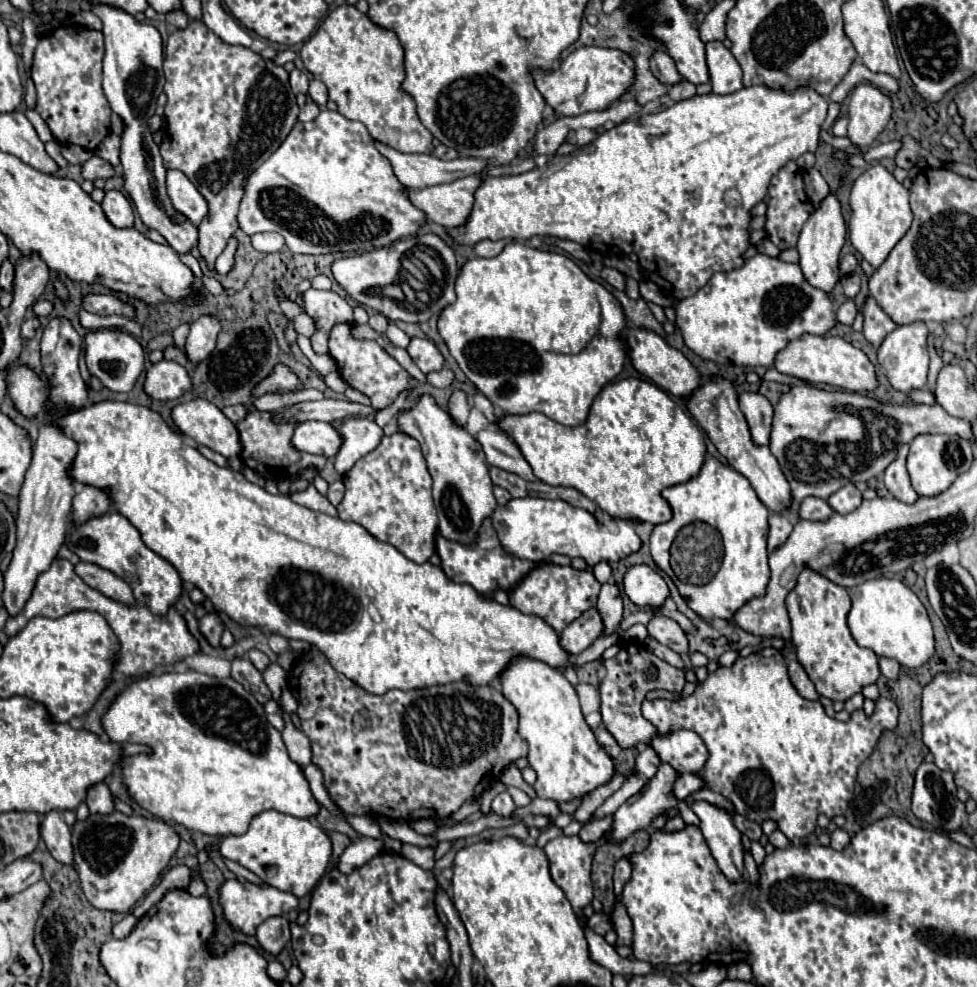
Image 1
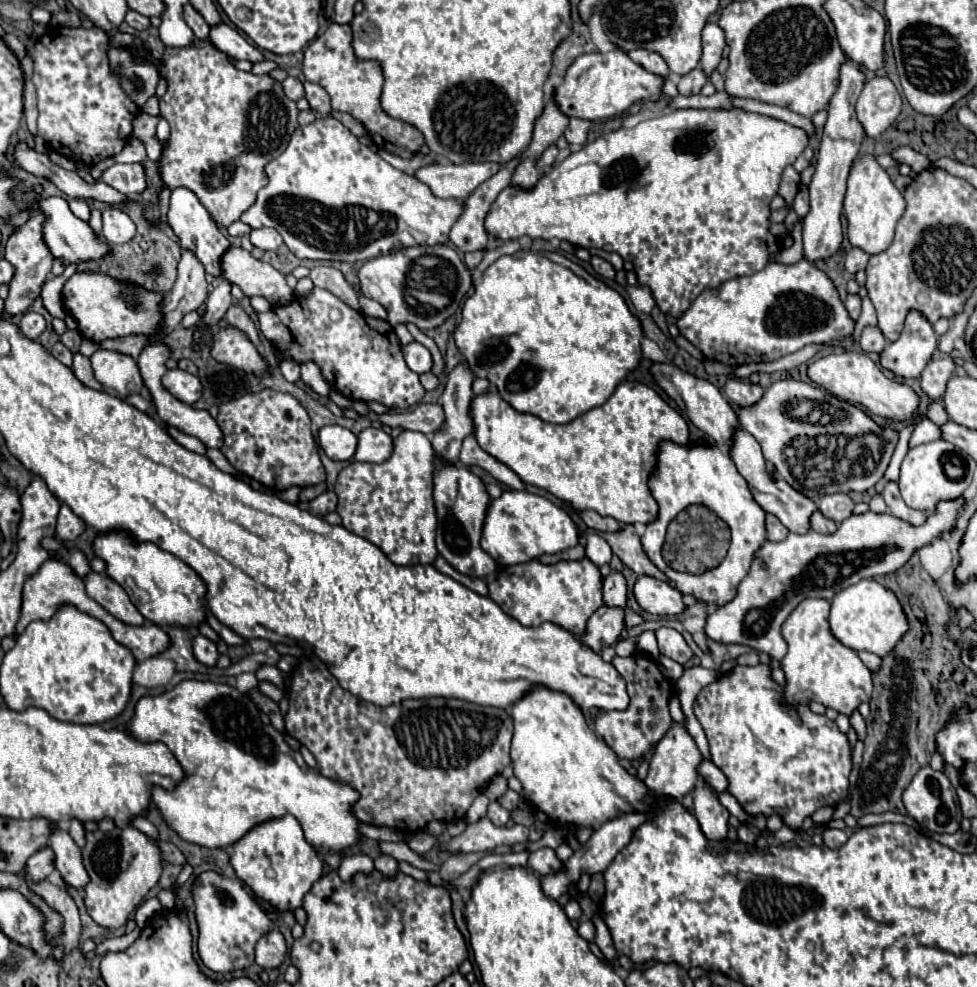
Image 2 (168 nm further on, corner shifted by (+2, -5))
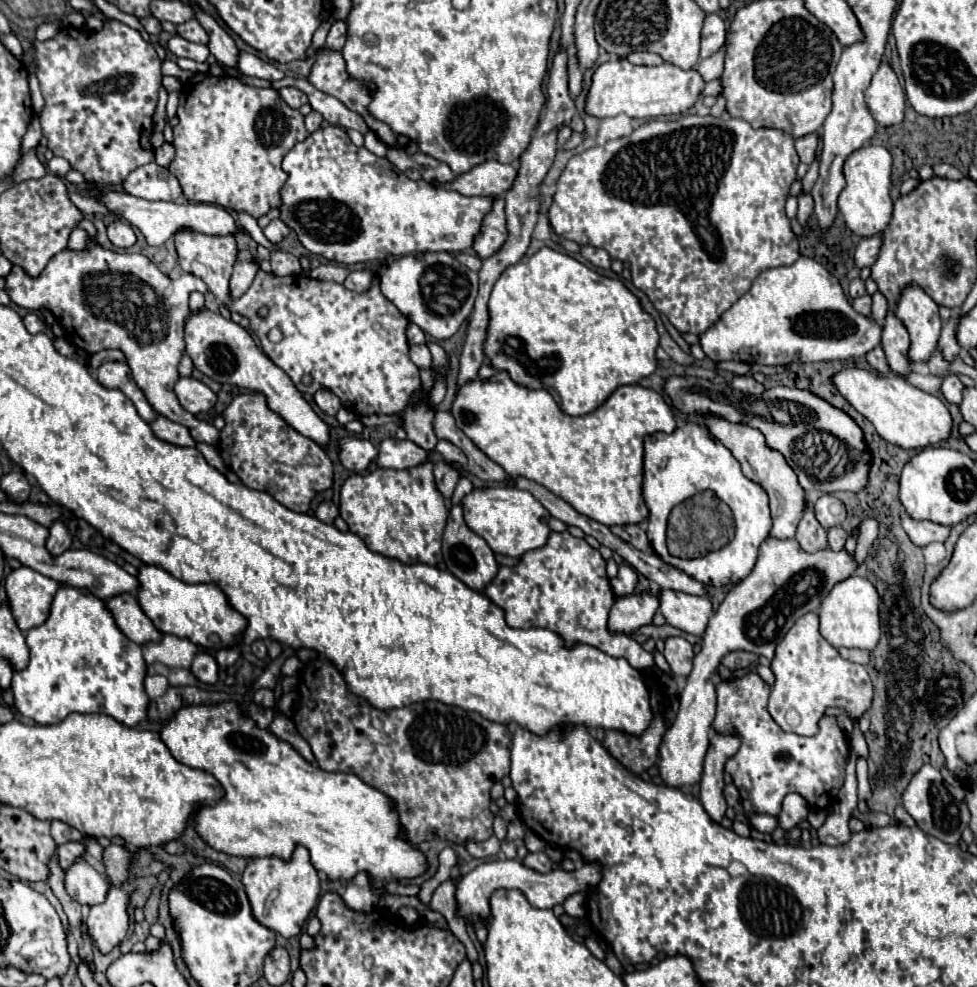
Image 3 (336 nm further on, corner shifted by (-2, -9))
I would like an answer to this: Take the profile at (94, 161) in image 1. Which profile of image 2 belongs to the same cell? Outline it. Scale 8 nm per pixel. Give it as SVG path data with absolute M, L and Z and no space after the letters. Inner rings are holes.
M115 163L101 173L99 181L107 183L109 187L113 187L125 195L139 195L145 189L143 165L139 165L139 163L133 163L133 165Z

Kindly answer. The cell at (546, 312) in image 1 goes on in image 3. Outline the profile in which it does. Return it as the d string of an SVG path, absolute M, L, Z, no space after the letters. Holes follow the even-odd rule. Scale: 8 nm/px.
M549 247L539 249L535 255L531 255L529 259L523 259L515 265L511 265L509 269L505 269L505 273L499 277L499 281L495 283L493 291L491 291L491 299L489 299L489 327L487 327L487 341L485 341L485 355L491 361L491 365L499 371L509 371L511 379L523 387L529 389L547 389L557 405L567 413L567 415L587 415L591 411L595 411L617 387L621 385L635 385L637 381L641 381L643 377L649 377L655 367L657 367L657 357L655 351L659 347L659 333L655 329L655 319L643 311L639 299L619 281L619 279L611 279L605 275L599 275L597 271L589 269L587 265L579 263L577 259L561 253L561 251L553 251Z

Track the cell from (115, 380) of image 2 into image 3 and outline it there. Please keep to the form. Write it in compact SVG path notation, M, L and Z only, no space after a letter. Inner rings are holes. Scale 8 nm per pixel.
M113 361L113 363L103 363L103 365L97 369L97 381L99 381L103 387L107 387L107 389L119 389L119 391L123 391L123 393L133 401L133 405L137 407L139 415L141 415L147 423L155 421L157 413L155 413L155 409L149 405L149 401L147 401L147 397L143 395L143 391L141 391L141 389L137 387L137 383L133 381L127 363L117 363L117 361Z

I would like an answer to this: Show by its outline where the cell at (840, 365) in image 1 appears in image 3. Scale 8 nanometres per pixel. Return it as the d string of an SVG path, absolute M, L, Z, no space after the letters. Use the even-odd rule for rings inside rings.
M853 367L837 373L833 383L837 385L839 393L875 425L877 433L885 441L901 449L923 449L929 445L945 443L951 437L953 419L945 403L935 395L919 391L899 375L873 375L865 369Z

